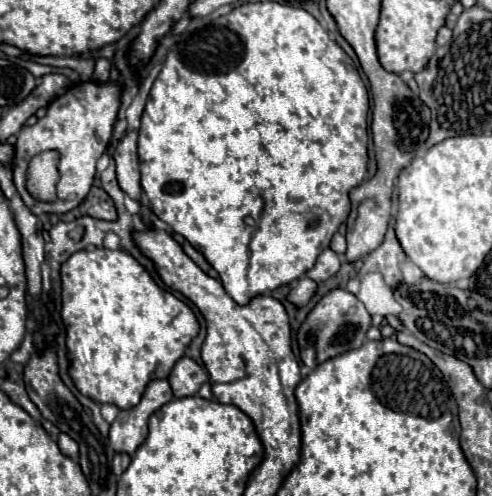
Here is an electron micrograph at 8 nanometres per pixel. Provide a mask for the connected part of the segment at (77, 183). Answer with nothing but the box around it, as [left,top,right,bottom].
[13,81,123,213]

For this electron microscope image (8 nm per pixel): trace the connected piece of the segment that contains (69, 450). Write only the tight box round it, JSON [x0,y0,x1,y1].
[57,433,77,459]

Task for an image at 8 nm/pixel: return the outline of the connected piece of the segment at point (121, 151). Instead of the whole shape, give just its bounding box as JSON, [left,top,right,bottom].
[113,129,141,201]

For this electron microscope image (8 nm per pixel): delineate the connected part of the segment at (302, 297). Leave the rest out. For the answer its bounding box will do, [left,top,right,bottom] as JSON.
[289,277,317,305]

